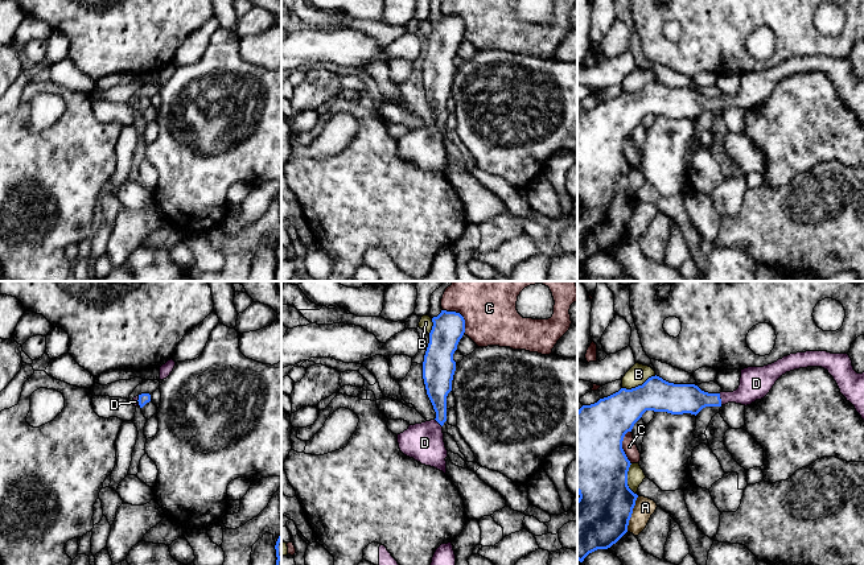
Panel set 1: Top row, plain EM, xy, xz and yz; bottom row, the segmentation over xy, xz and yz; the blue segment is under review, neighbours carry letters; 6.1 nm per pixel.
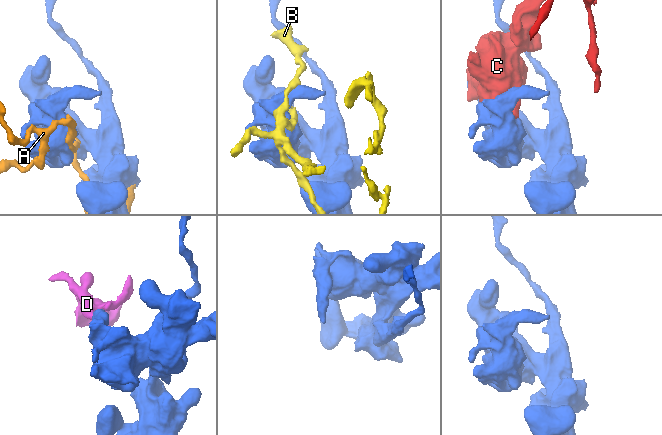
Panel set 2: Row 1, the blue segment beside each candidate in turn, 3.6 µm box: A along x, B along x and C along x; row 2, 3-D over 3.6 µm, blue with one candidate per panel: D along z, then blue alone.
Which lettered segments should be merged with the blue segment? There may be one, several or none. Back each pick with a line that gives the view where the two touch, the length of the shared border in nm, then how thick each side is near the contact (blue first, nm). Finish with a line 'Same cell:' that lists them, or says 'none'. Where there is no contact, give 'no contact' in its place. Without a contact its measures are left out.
D: contact in yz; length 70 nm; calibres 180 and 190 nm
Same cell: D

